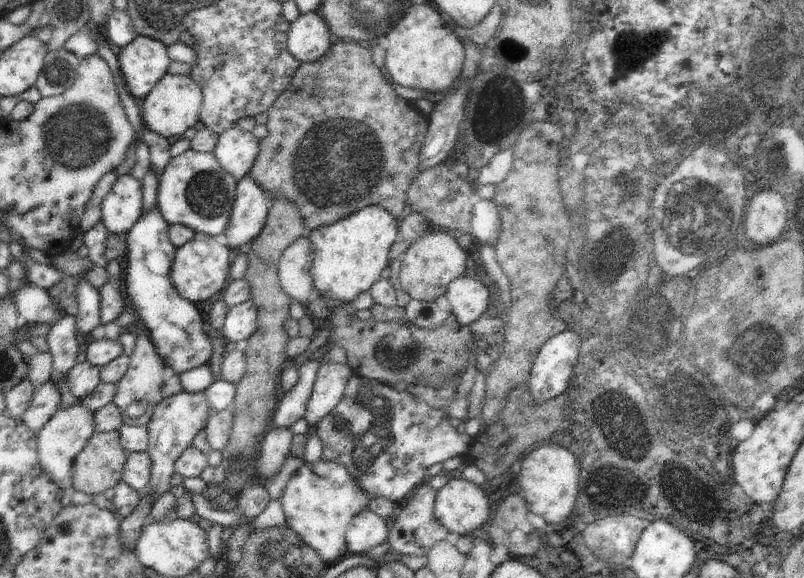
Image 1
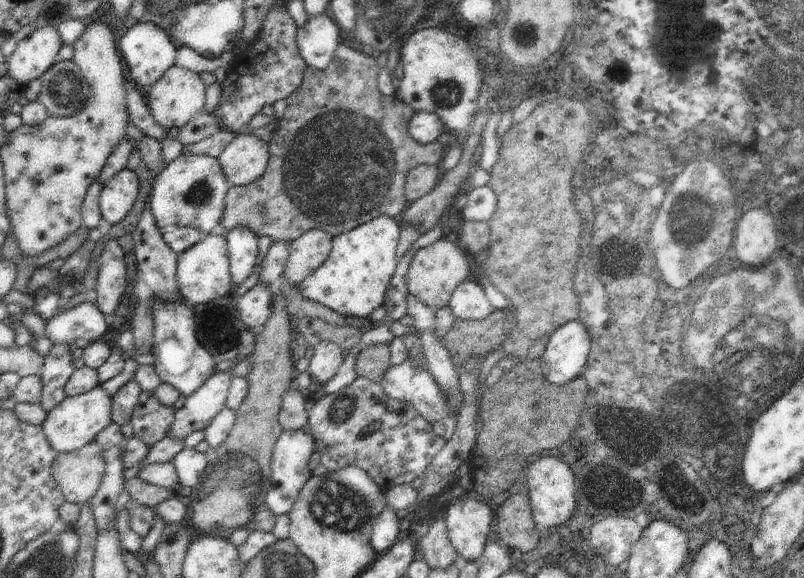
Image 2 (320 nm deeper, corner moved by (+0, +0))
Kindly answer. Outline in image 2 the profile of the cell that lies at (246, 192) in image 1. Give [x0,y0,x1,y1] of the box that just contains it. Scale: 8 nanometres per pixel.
[225,226,259,288]

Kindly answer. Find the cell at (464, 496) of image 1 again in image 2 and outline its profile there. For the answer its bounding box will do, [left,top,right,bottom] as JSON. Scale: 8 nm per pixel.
[444,498,493,562]

